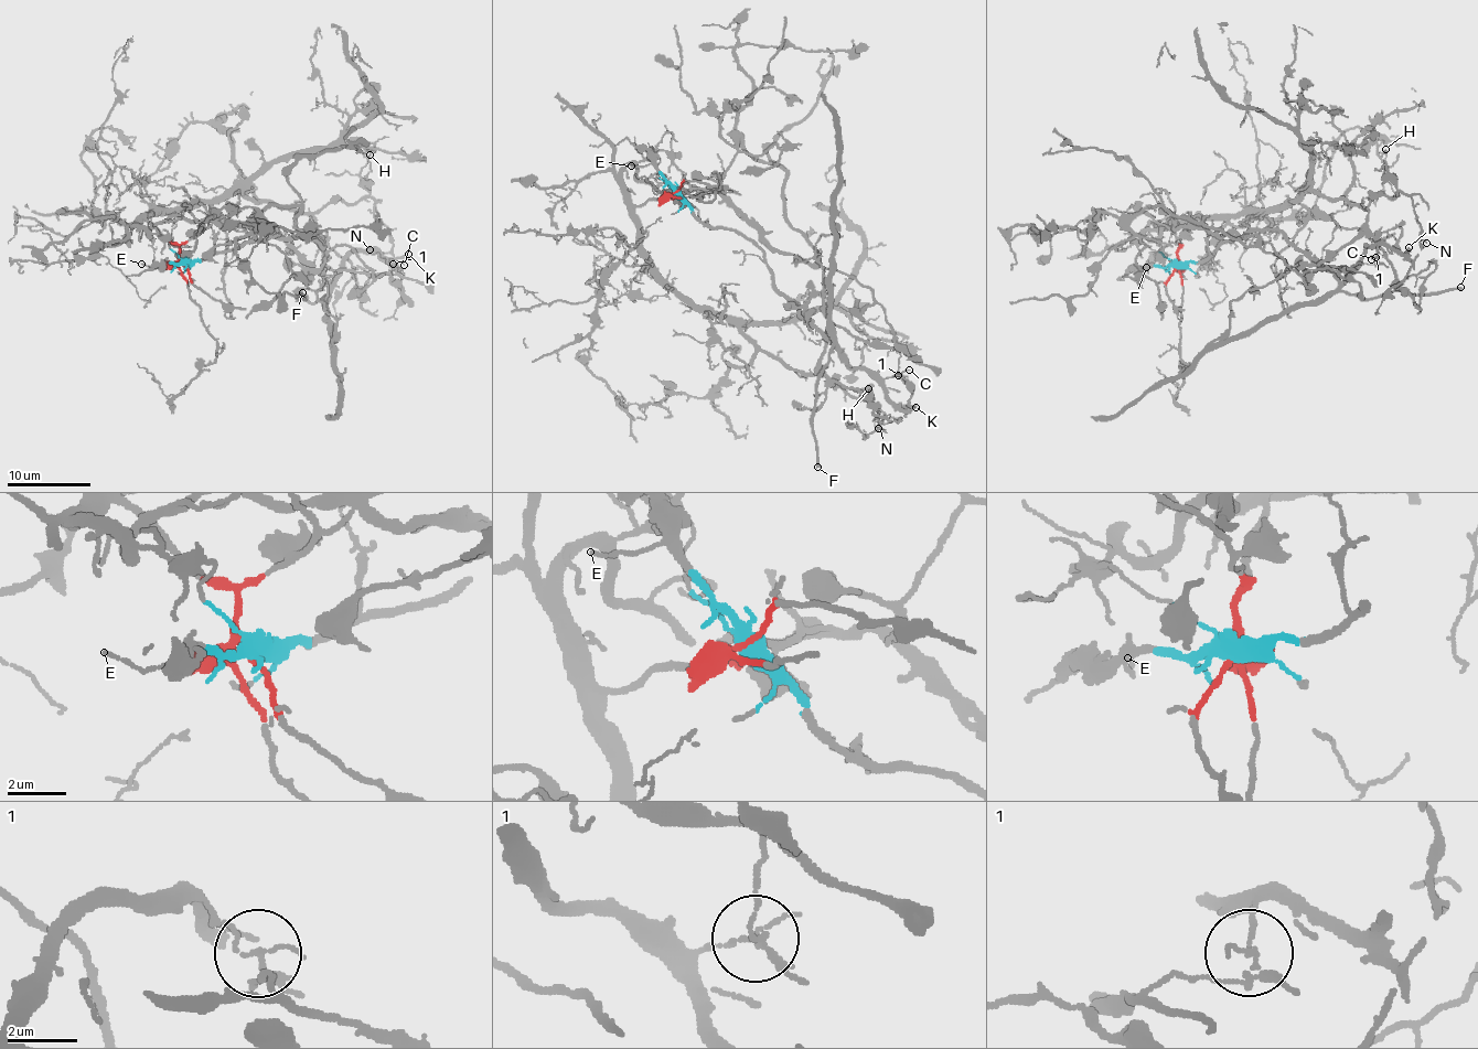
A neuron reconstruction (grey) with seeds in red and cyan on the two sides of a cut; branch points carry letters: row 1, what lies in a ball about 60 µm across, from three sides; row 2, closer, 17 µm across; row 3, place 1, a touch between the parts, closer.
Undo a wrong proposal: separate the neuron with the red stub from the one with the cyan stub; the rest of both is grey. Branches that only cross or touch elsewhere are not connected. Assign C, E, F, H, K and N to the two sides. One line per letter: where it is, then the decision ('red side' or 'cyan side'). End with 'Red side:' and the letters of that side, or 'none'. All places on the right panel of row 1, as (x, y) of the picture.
C: (1371, 259) | cyan side
E: (1146, 267) | cyan side
F: (1460, 287) | cyan side
H: (1385, 149) | red side
K: (1409, 247) | cyan side
N: (1426, 243) | red side
Red side: H, N

